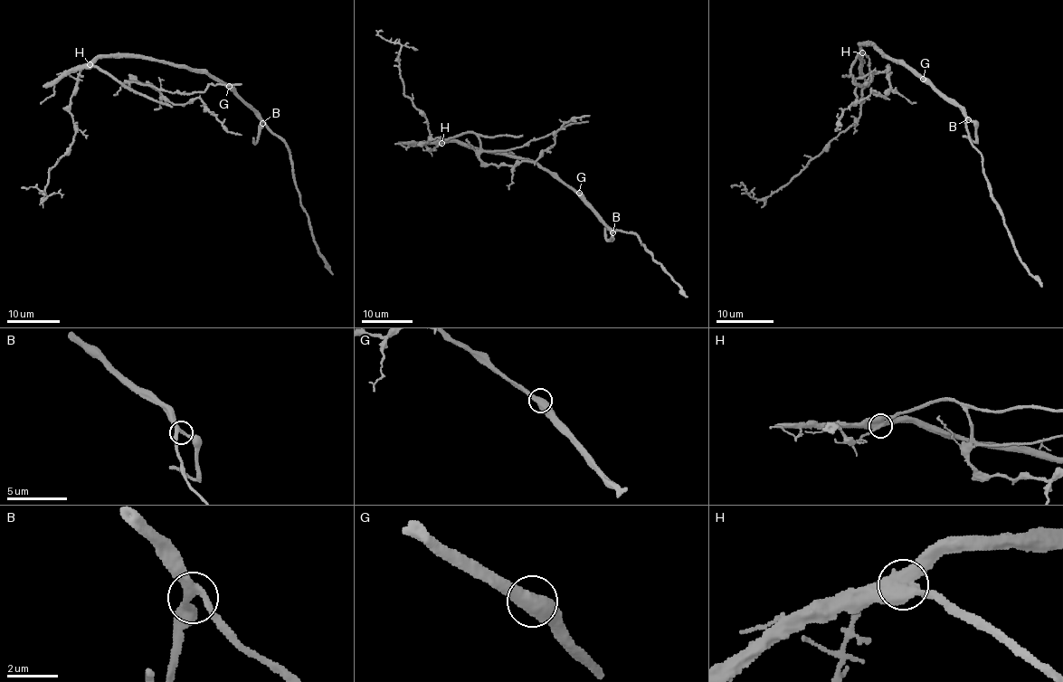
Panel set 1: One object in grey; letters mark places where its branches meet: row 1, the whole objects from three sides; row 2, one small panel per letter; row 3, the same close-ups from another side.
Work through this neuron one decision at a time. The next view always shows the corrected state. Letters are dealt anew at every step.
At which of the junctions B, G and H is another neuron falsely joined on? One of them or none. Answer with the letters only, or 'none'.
none

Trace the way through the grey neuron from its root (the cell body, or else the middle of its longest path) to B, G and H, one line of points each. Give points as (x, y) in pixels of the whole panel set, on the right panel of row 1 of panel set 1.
B: (882, 52), (890, 59), (899, 60), (916, 71), (949, 98), (968, 119)
G: (882, 52), (923, 79)
H: (882, 52), (876, 45), (859, 44), (862, 53)

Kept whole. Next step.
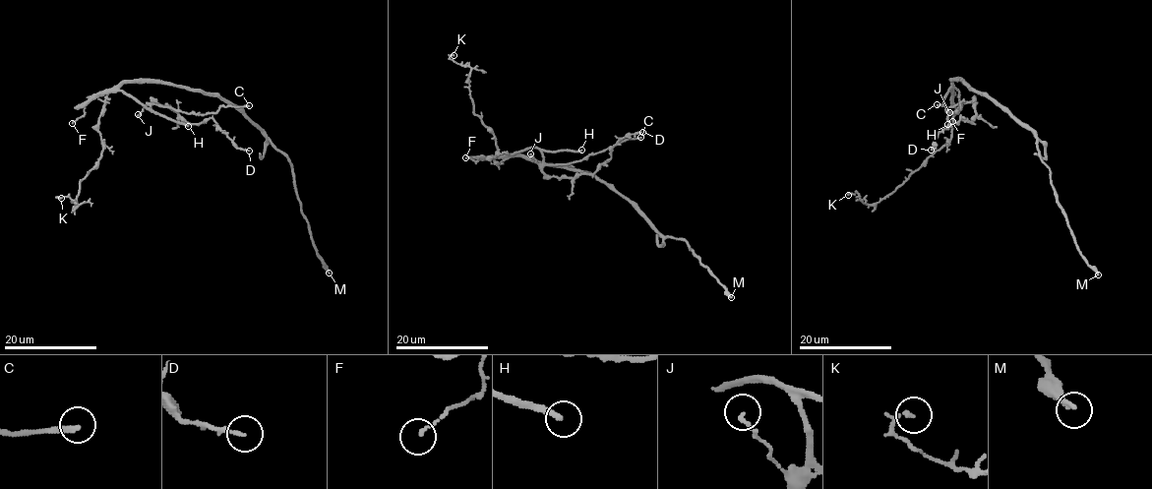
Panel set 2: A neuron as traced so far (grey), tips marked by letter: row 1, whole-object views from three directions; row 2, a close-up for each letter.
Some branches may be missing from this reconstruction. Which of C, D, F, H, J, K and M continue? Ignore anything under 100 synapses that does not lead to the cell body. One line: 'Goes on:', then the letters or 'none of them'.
Goes on: H, M

